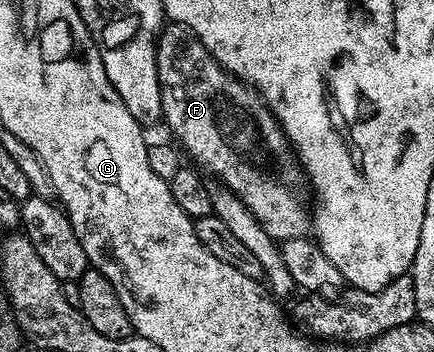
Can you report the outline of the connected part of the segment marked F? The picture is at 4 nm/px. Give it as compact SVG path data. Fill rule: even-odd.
M176 23L166 24L164 28L162 28L160 37L157 39L157 74L159 75L159 87L161 88L163 121L164 124L169 124L170 131L181 140L182 146L180 145L180 148L184 150L186 154L189 152L190 155L198 161L196 164L200 166L206 174L214 173L214 175L217 176L214 178L235 194L236 197L248 207L251 211L251 215L255 215L255 219L261 224L261 228L265 229L267 235L271 235L274 241L280 243L292 237L306 236L311 229L311 209L310 206L308 209L308 207L300 201L300 197L304 195L307 185L305 171L302 169L300 161L297 160L297 154L293 152L292 145L290 145L288 139L285 138L285 130L282 129L278 123L276 115L271 112L267 102L261 98L260 93L258 93L253 86L248 85L247 82L239 80L234 73L227 73L224 67L209 54L207 47L203 47L203 43L192 31Z

